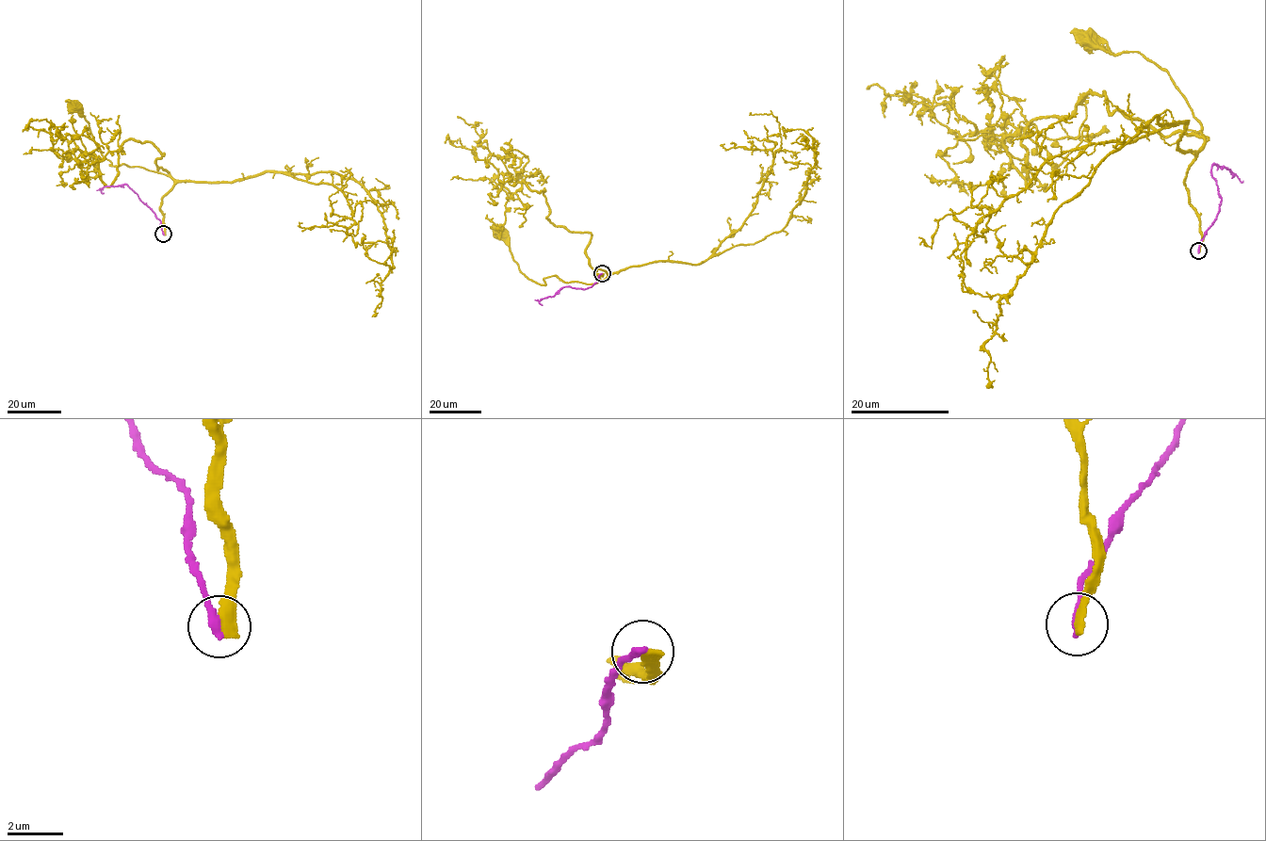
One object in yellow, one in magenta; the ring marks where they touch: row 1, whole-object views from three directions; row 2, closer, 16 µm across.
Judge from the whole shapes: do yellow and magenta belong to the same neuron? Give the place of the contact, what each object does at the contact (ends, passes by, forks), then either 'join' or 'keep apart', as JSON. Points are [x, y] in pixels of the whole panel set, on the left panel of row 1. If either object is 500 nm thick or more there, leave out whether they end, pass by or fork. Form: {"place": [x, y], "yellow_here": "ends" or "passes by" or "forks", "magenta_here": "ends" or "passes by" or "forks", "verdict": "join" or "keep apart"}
{"place": [163, 234], "yellow_here": "ends", "magenta_here": "ends", "verdict": "join"}

